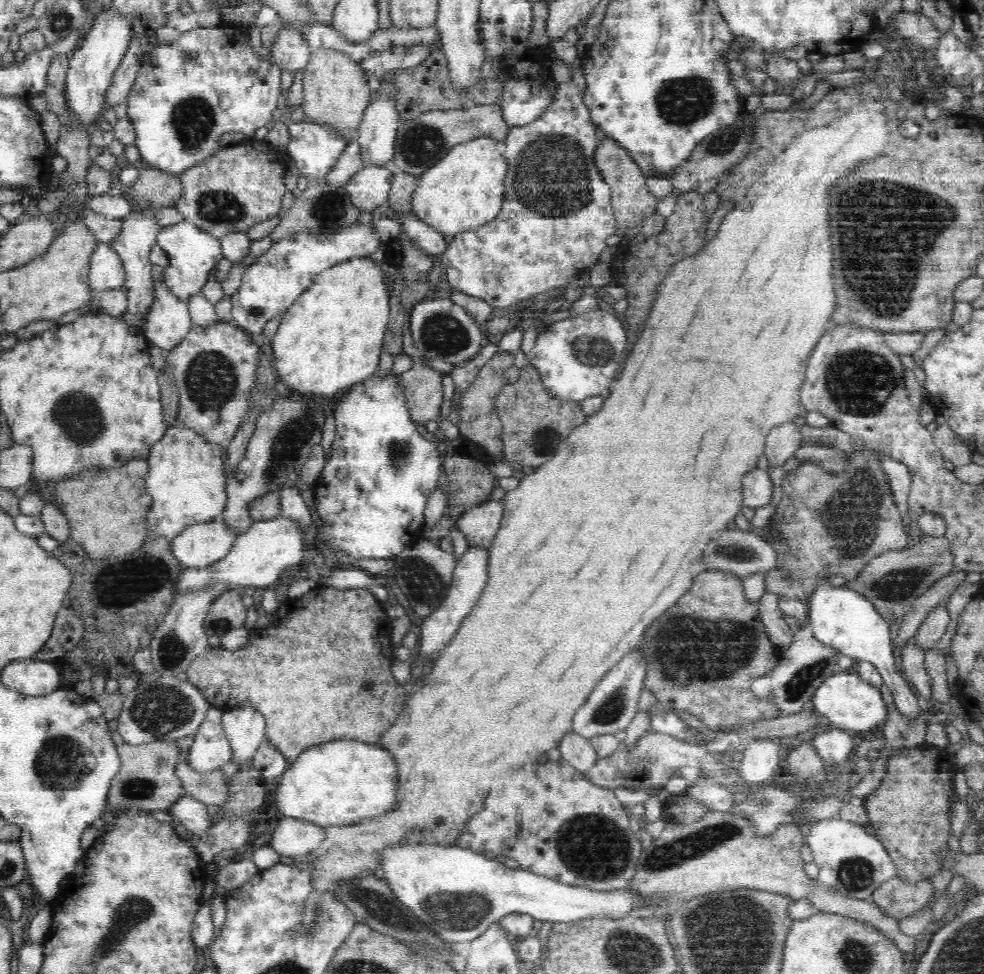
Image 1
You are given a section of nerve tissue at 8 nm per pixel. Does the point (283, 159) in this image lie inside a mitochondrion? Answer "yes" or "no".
no

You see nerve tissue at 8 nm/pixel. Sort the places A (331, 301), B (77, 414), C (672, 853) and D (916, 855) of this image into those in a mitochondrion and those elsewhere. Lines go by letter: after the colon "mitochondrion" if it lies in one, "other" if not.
A: other
B: mitochondrion
C: mitochondrion
D: other

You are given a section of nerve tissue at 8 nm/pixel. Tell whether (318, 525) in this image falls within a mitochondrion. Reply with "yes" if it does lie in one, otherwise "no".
no

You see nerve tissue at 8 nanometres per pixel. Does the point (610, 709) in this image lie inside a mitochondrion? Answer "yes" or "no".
yes

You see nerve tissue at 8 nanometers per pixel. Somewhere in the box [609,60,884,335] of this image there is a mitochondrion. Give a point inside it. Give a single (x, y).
(684, 99)

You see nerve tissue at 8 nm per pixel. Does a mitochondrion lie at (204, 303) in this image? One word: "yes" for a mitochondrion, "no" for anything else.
no

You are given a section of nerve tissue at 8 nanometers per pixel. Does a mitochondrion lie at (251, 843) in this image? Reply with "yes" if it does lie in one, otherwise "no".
no

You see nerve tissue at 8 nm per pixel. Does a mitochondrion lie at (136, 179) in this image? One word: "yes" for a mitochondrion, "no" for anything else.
no

